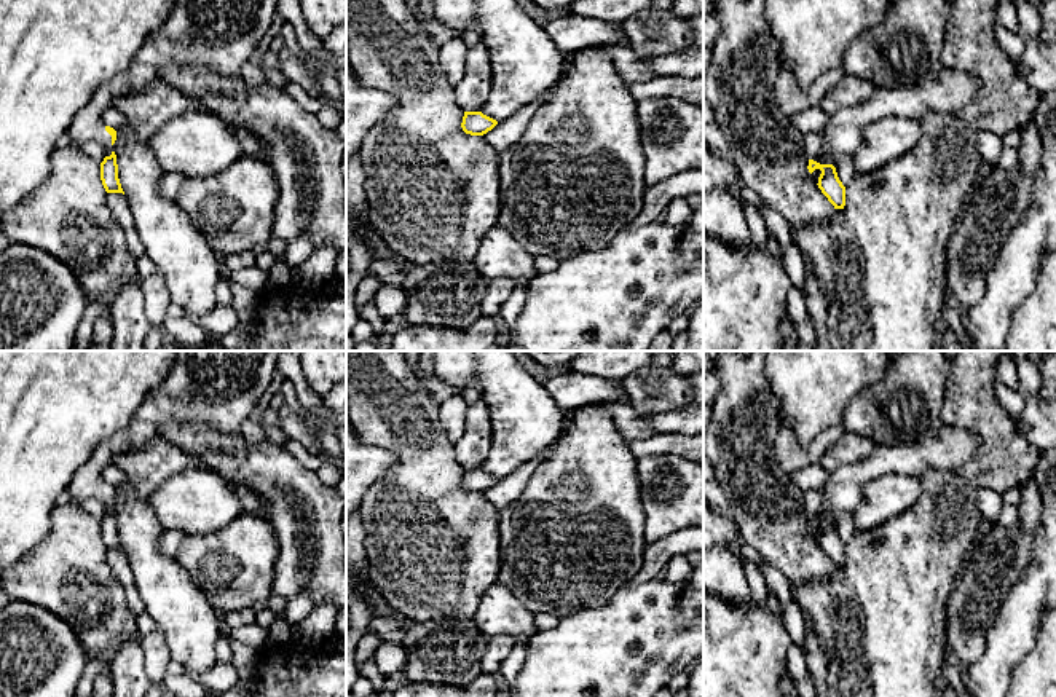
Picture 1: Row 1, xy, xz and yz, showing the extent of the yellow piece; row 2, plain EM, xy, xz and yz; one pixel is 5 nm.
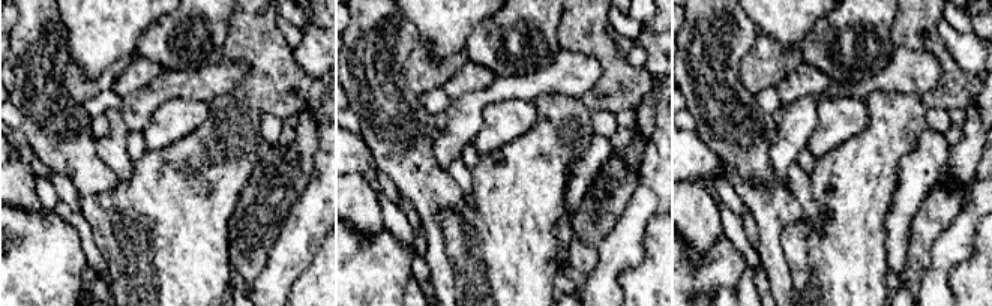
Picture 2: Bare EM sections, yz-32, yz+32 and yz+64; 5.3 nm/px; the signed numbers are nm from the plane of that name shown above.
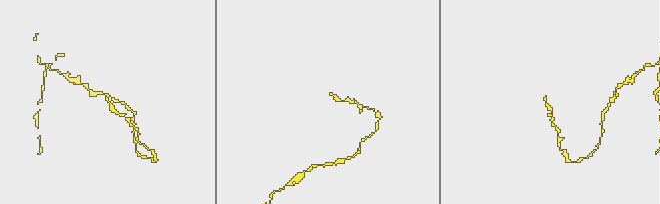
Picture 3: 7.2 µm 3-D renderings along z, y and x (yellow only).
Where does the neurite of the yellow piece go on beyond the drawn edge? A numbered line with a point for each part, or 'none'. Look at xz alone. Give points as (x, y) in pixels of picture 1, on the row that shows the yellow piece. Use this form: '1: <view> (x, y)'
none

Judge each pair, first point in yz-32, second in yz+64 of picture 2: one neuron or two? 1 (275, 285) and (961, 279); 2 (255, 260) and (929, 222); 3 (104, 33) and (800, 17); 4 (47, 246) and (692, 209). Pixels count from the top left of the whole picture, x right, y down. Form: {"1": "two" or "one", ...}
{"1": "two", "2": "one", "3": "one", "4": "two"}

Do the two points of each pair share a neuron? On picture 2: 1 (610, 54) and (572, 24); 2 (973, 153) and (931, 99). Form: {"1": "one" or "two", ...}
{"1": "one", "2": "two"}

